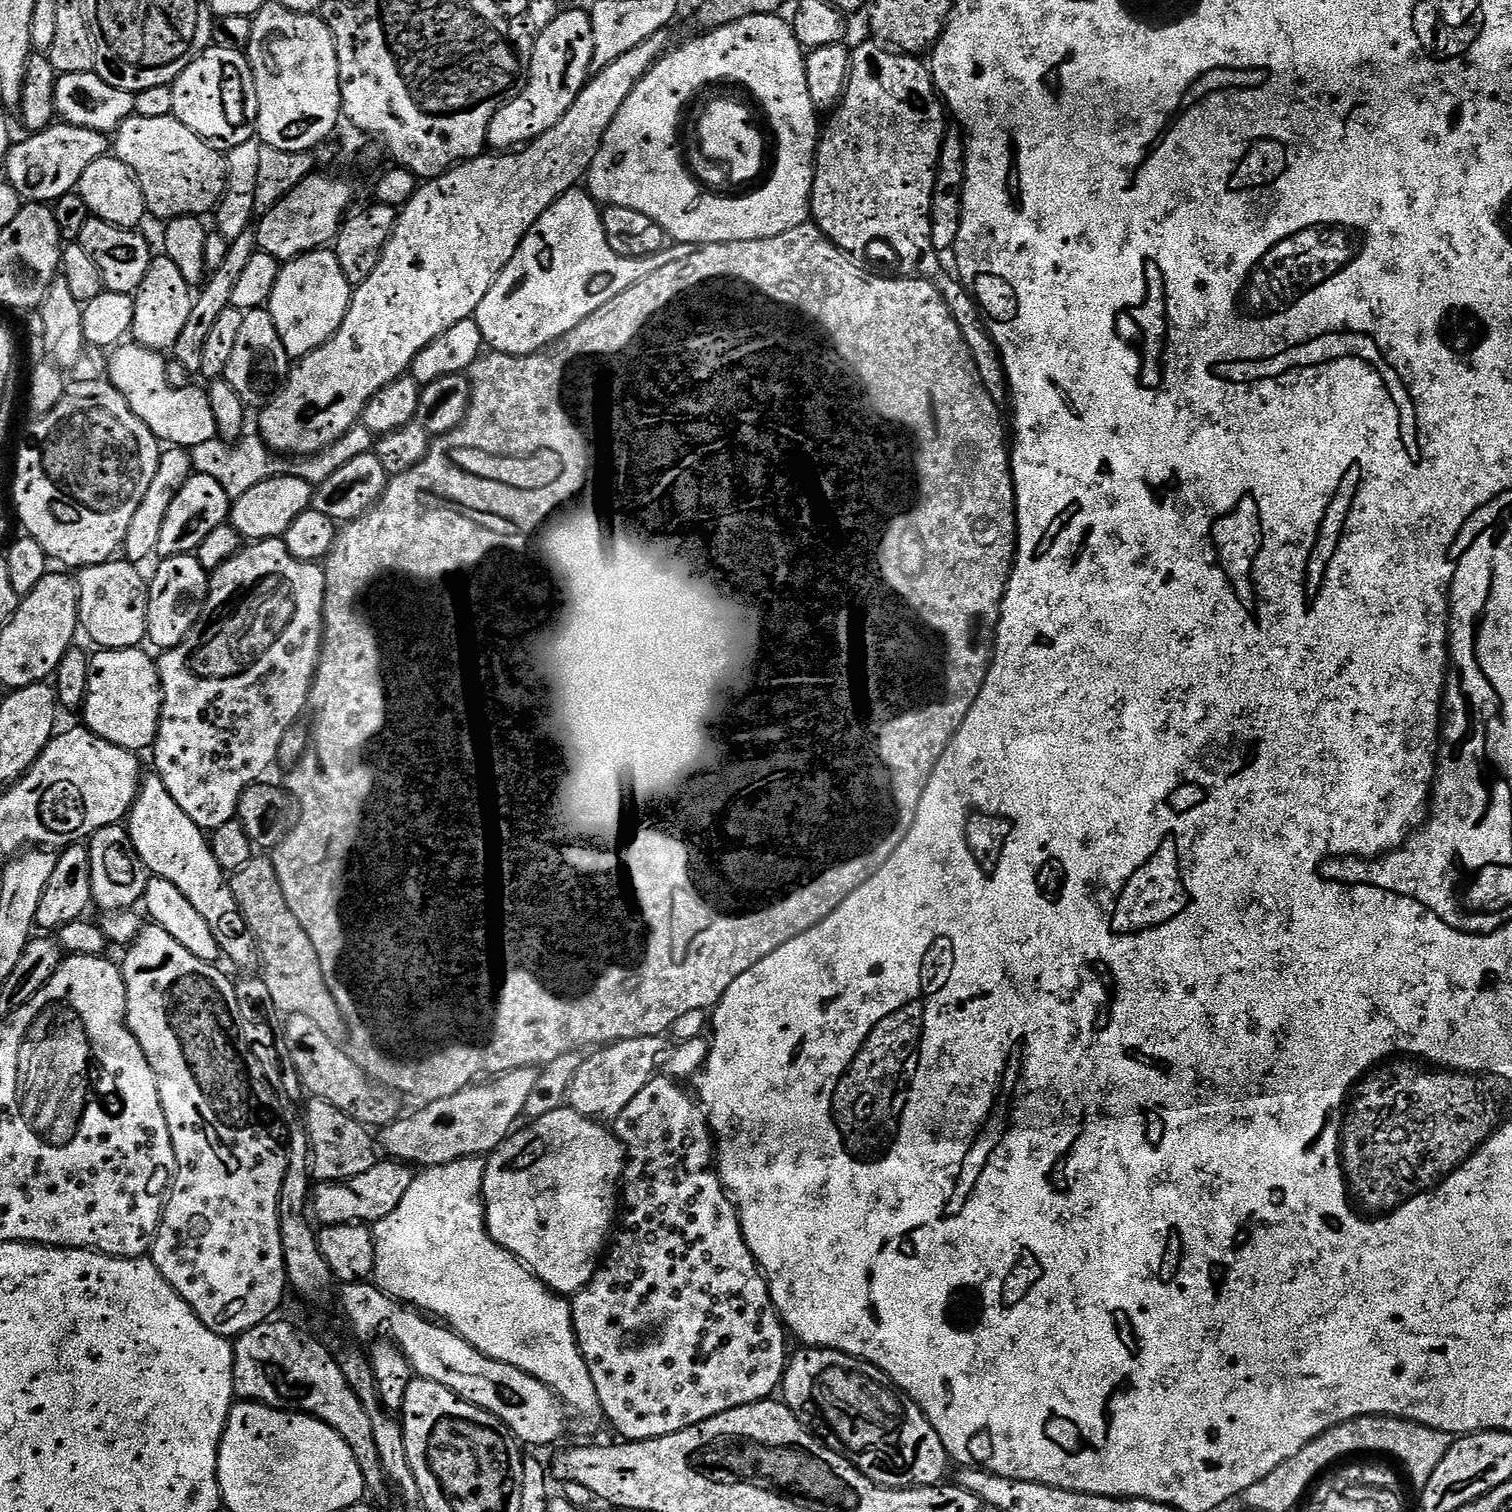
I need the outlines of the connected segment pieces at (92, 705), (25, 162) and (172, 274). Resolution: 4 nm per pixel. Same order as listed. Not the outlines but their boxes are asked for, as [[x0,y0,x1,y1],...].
[[82,646,164,754],[2,122,110,206],[130,254,194,350]]

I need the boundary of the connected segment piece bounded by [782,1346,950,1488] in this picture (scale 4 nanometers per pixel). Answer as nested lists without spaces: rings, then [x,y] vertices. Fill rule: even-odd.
[[[801,1347],[787,1361],[783,1392],[782,1400],[788,1409],[805,1422],[820,1419],[832,1431],[833,1438],[837,1440],[835,1443],[848,1461],[875,1484],[884,1488],[917,1488],[939,1484],[945,1479],[944,1471],[950,1465],[950,1457],[942,1446],[942,1438],[938,1438],[934,1426],[930,1426],[925,1418],[924,1411],[905,1396],[886,1373],[865,1360],[856,1360],[853,1356],[829,1348]]]

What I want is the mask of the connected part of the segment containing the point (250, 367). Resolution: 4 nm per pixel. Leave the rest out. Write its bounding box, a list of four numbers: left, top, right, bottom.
[223,307,290,406]

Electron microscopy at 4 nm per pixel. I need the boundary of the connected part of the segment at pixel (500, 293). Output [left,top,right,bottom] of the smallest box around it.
[474,190,698,356]

